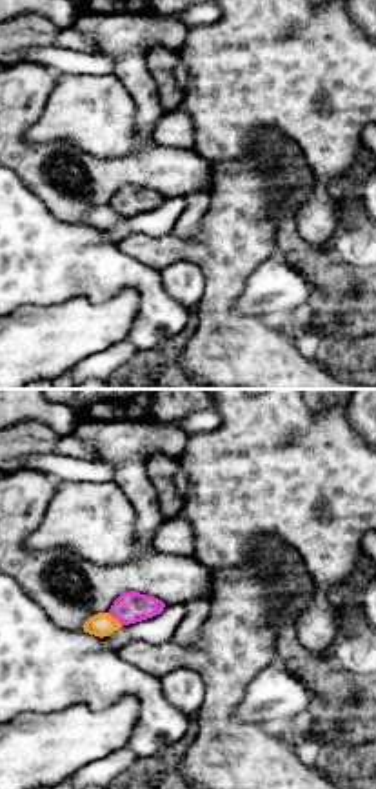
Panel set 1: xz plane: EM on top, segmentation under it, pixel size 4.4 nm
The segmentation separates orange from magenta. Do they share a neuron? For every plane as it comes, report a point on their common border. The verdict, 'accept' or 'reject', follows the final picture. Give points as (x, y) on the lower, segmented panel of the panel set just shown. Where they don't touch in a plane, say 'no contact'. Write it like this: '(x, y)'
(115, 619)

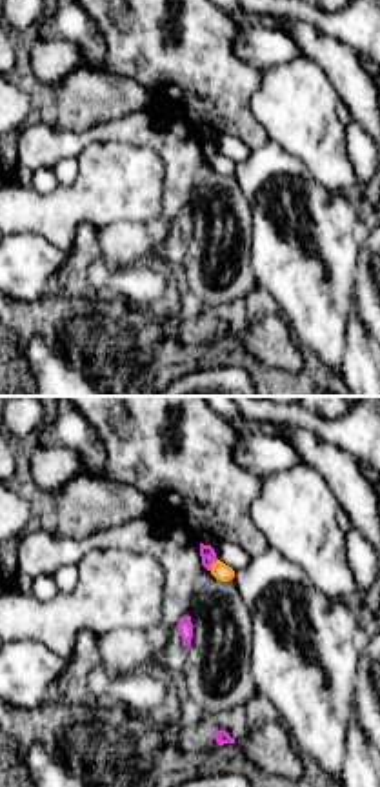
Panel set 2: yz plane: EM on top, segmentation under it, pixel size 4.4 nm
(213, 564)

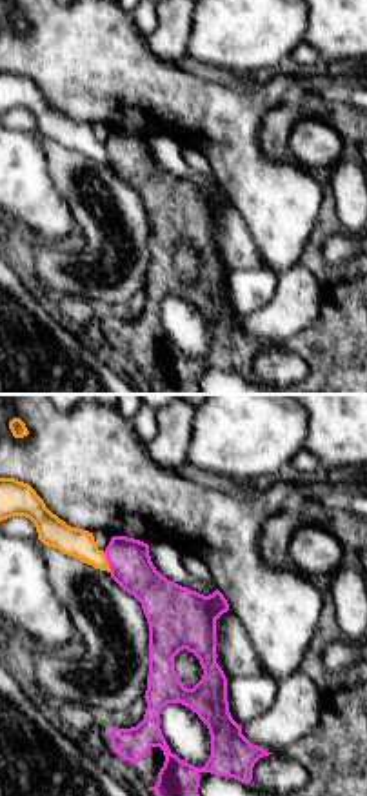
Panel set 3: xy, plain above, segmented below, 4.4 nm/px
(106, 562)

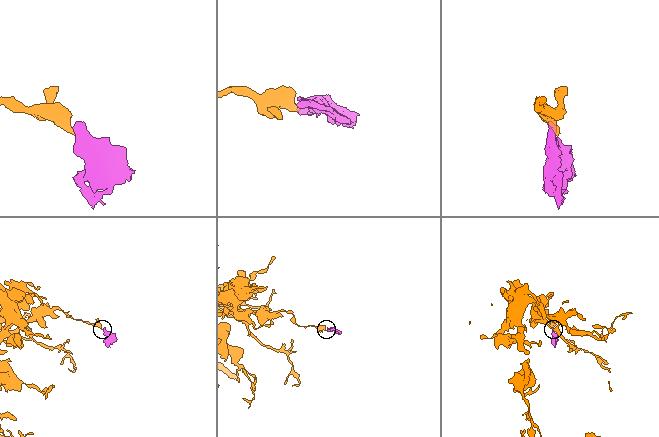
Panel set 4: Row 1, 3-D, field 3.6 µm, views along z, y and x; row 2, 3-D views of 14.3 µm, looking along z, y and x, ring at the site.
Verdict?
reject

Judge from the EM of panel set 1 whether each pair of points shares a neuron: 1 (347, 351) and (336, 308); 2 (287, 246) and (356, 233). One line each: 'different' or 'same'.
1: different
2: same

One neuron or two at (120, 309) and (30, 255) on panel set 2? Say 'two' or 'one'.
two

